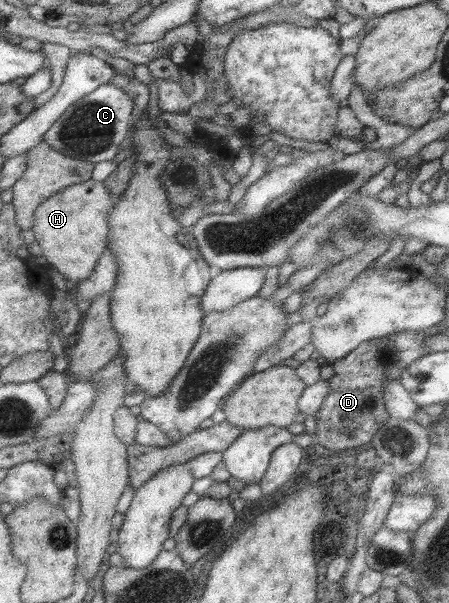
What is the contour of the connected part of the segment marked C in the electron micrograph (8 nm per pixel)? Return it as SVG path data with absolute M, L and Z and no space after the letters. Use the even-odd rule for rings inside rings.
M104 83L92 93L71 103L43 135L43 140L51 149L73 159L85 160L94 165L102 161L113 161L119 145L130 135L132 111L133 98L120 87Z

